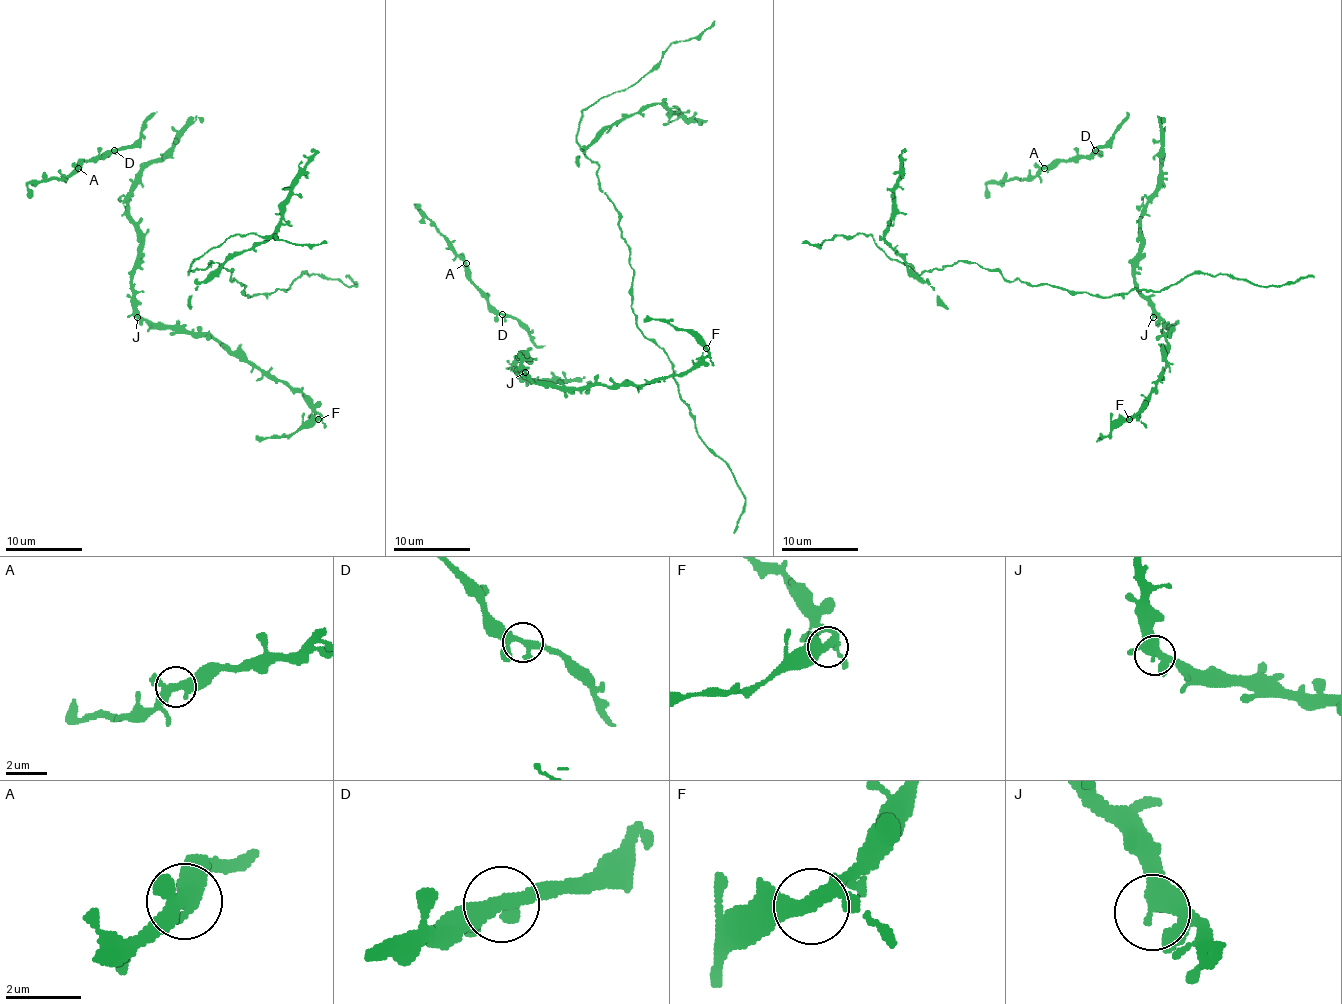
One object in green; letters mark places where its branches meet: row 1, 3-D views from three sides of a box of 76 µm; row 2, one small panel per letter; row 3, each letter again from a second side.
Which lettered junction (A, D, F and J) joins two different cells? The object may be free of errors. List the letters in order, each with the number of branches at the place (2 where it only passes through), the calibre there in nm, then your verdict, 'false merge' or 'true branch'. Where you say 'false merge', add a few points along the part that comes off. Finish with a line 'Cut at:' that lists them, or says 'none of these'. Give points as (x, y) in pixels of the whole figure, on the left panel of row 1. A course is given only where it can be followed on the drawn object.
A: 3 | 360 nm | true branch
D: 3 | 300 nm | true branch
F: 3 | 320 nm | true branch
J: 3 | 340 nm | true branch
Cut at: none of these

